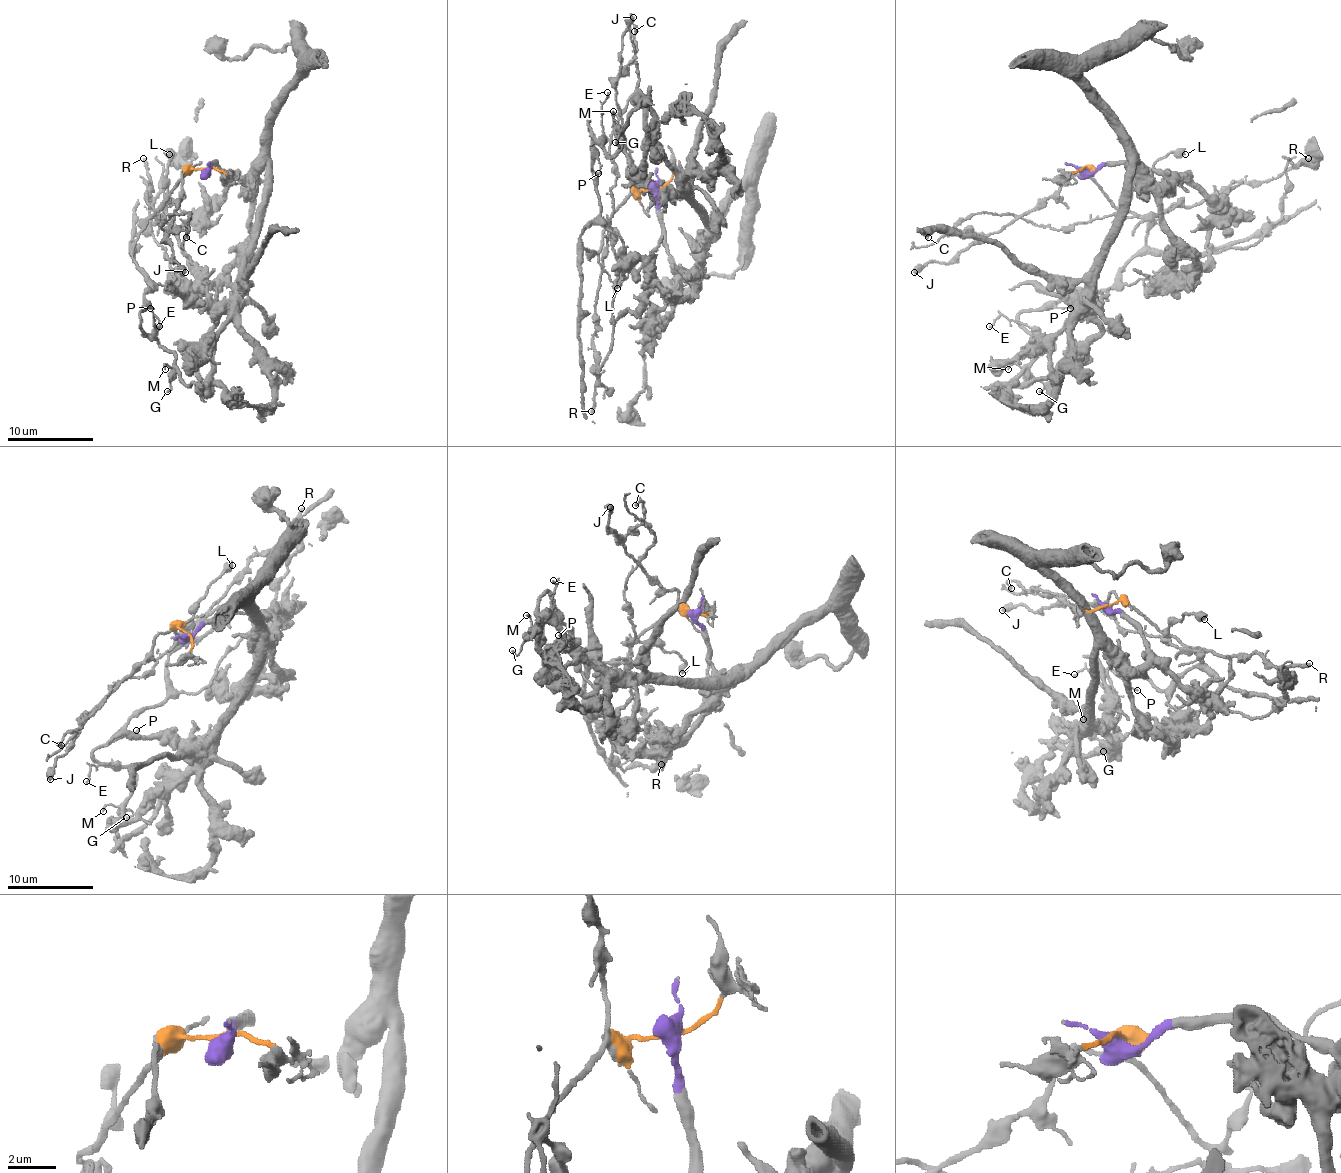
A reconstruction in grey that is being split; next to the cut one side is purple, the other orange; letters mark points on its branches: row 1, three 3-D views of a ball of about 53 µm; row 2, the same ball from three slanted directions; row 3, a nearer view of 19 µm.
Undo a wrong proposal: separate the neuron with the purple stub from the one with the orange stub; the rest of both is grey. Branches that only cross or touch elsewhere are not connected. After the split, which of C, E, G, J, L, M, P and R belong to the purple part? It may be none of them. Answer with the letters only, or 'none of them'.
none of them

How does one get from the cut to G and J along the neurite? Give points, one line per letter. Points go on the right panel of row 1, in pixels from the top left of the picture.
G: (1086, 168), (1149, 233), (1110, 287), (1071, 289), (1019, 315), (1054, 344), (1030, 367), (1038, 391)
J: (1086, 168), (1082, 175), (1069, 173), (1049, 197), (1000, 229), (980, 233), (950, 261), (928, 261), (913, 272)

